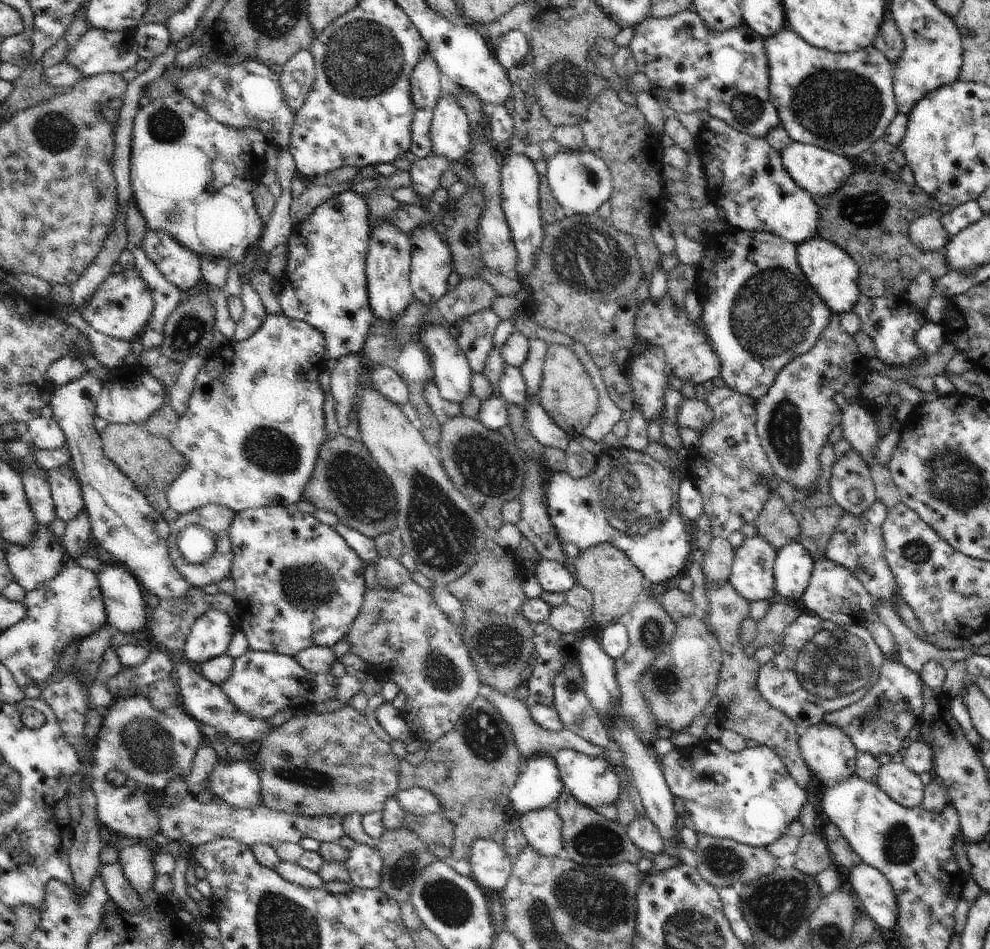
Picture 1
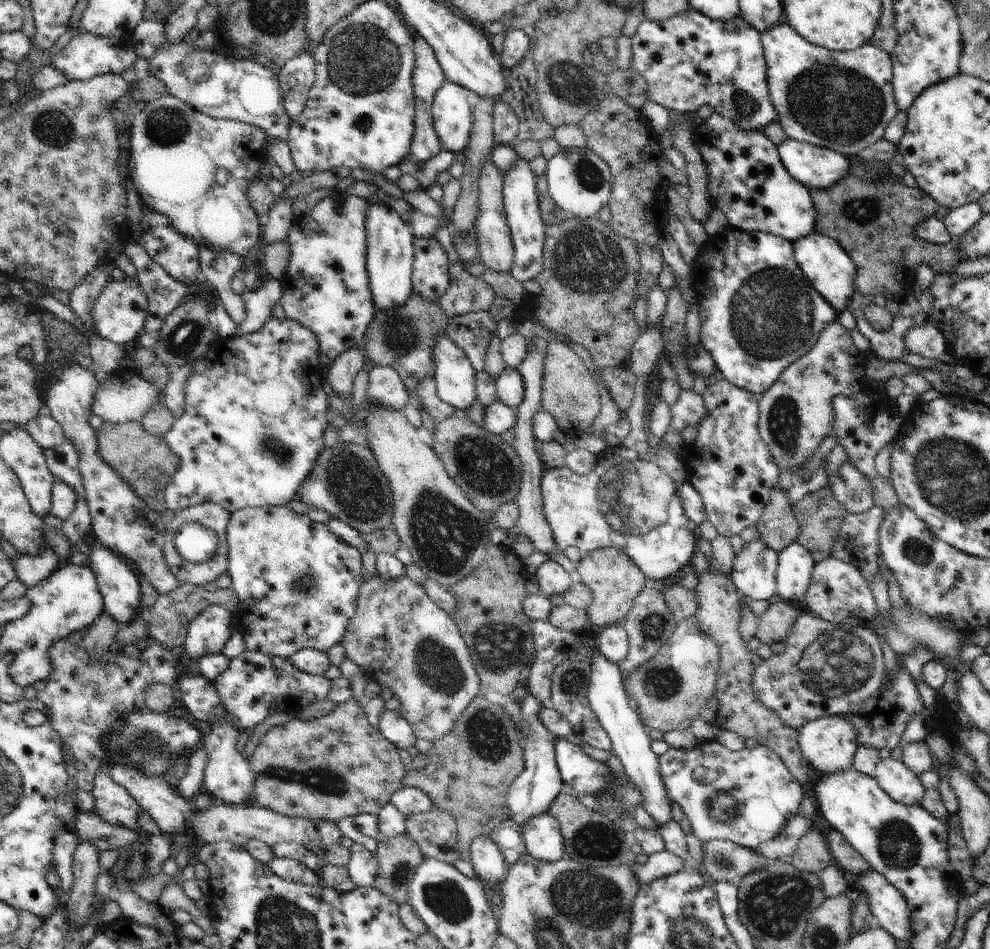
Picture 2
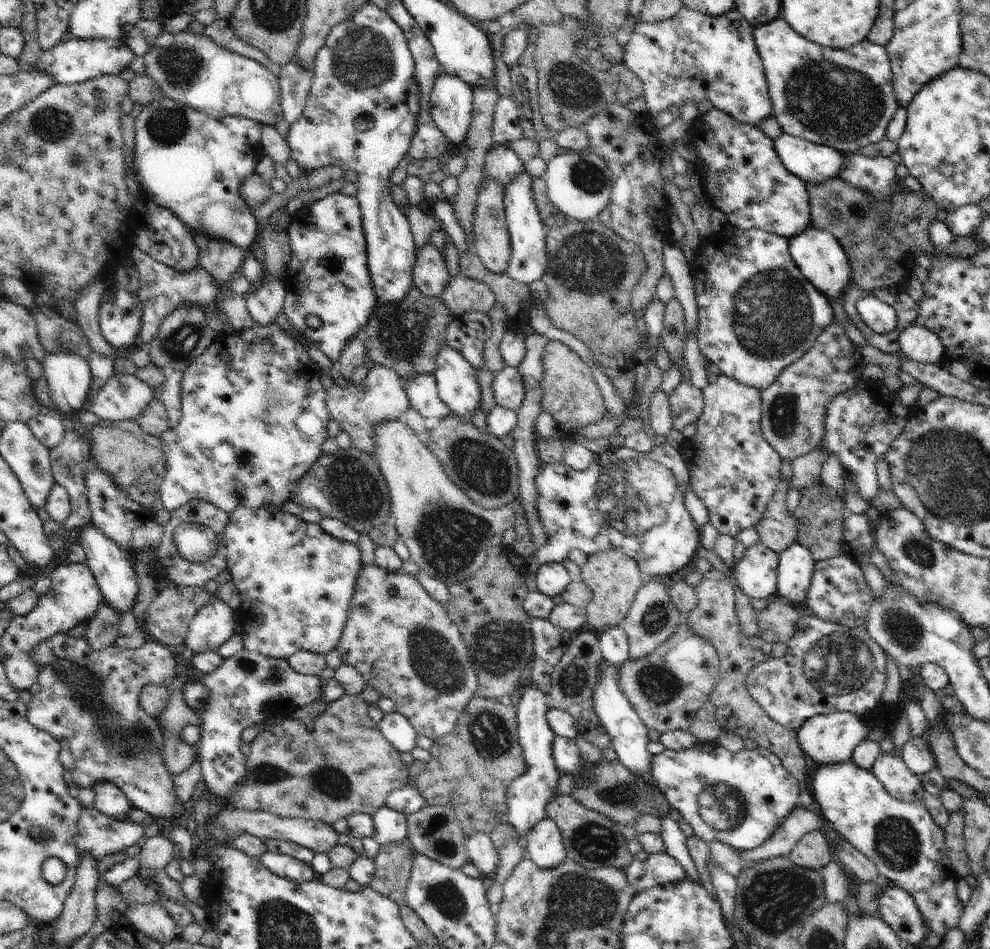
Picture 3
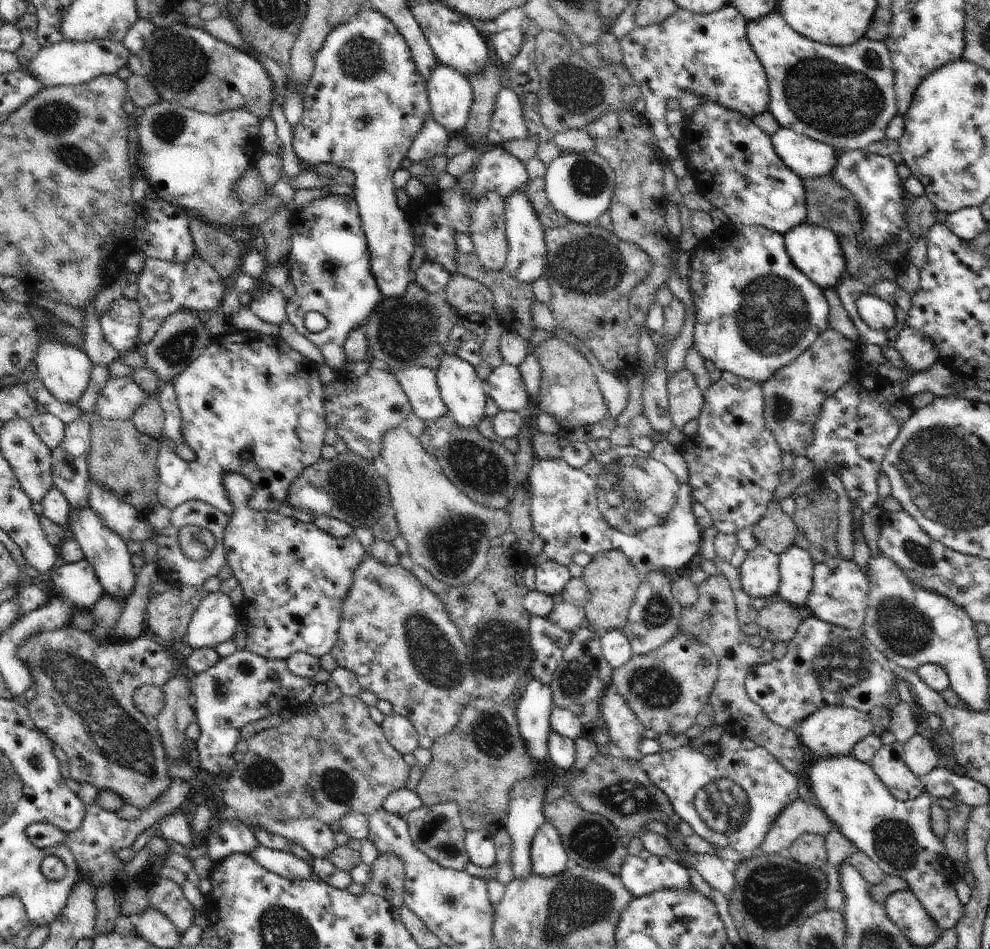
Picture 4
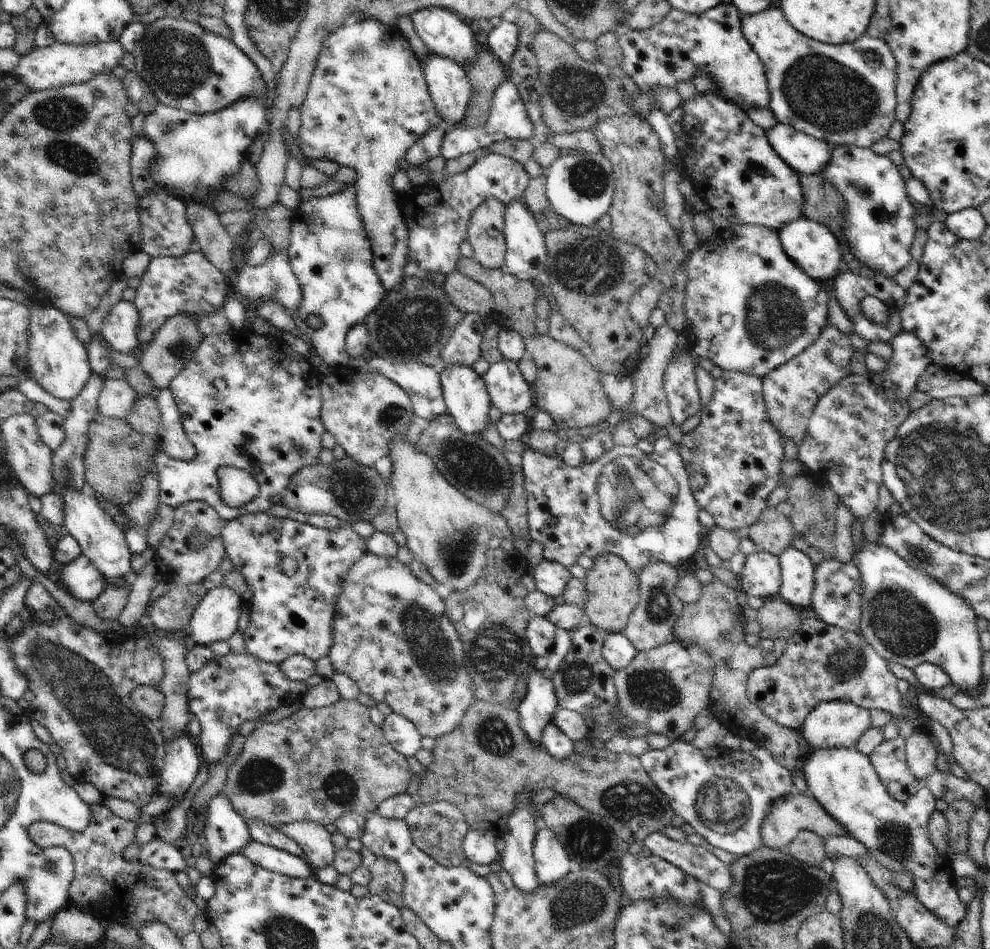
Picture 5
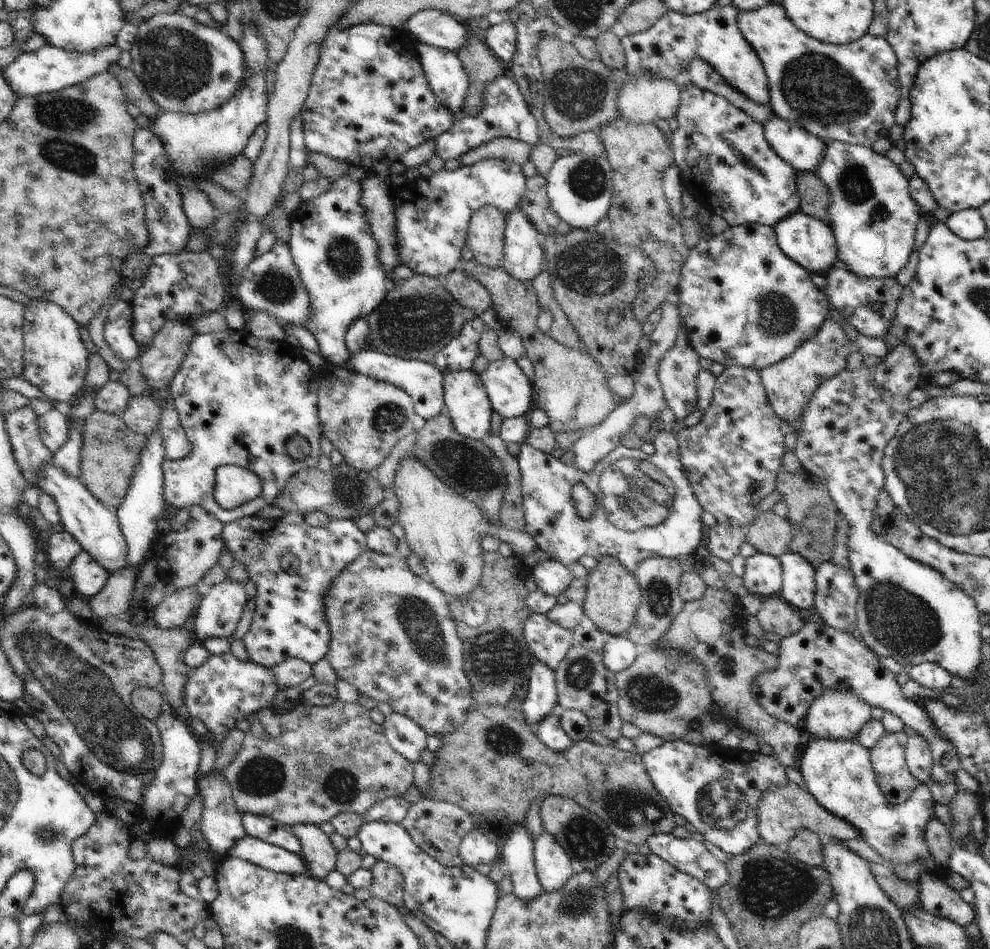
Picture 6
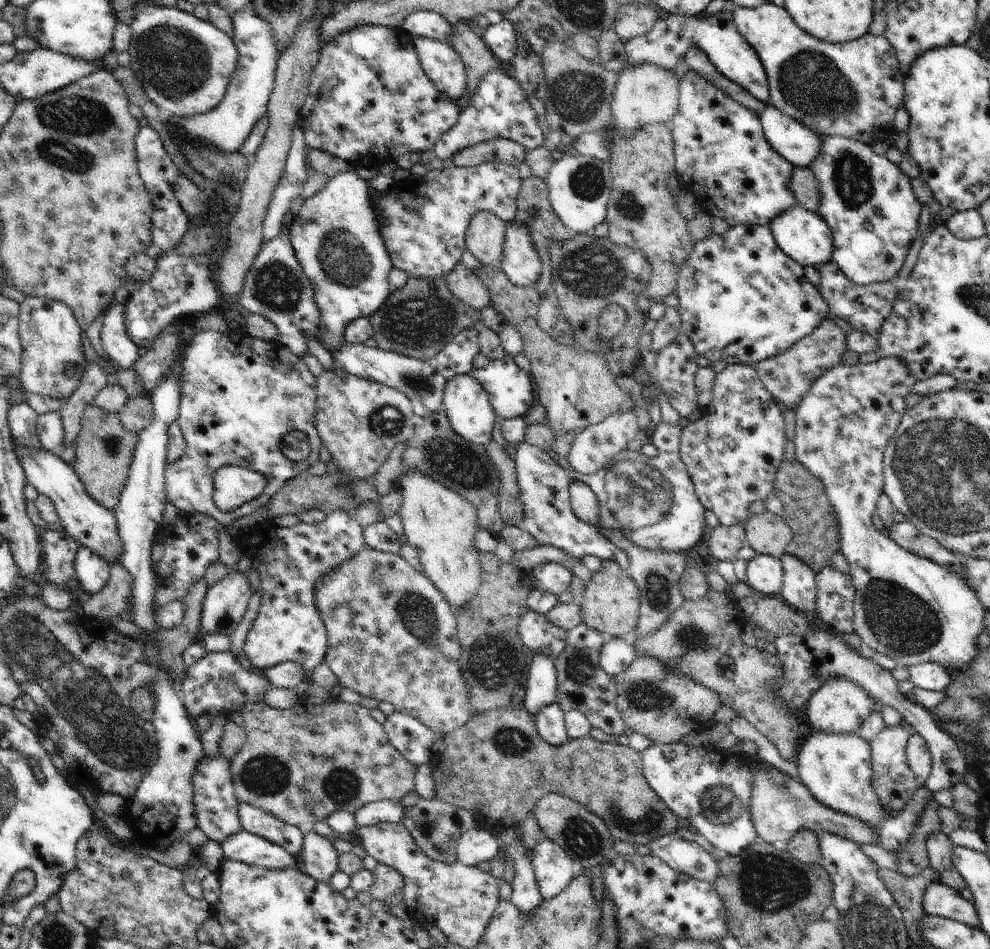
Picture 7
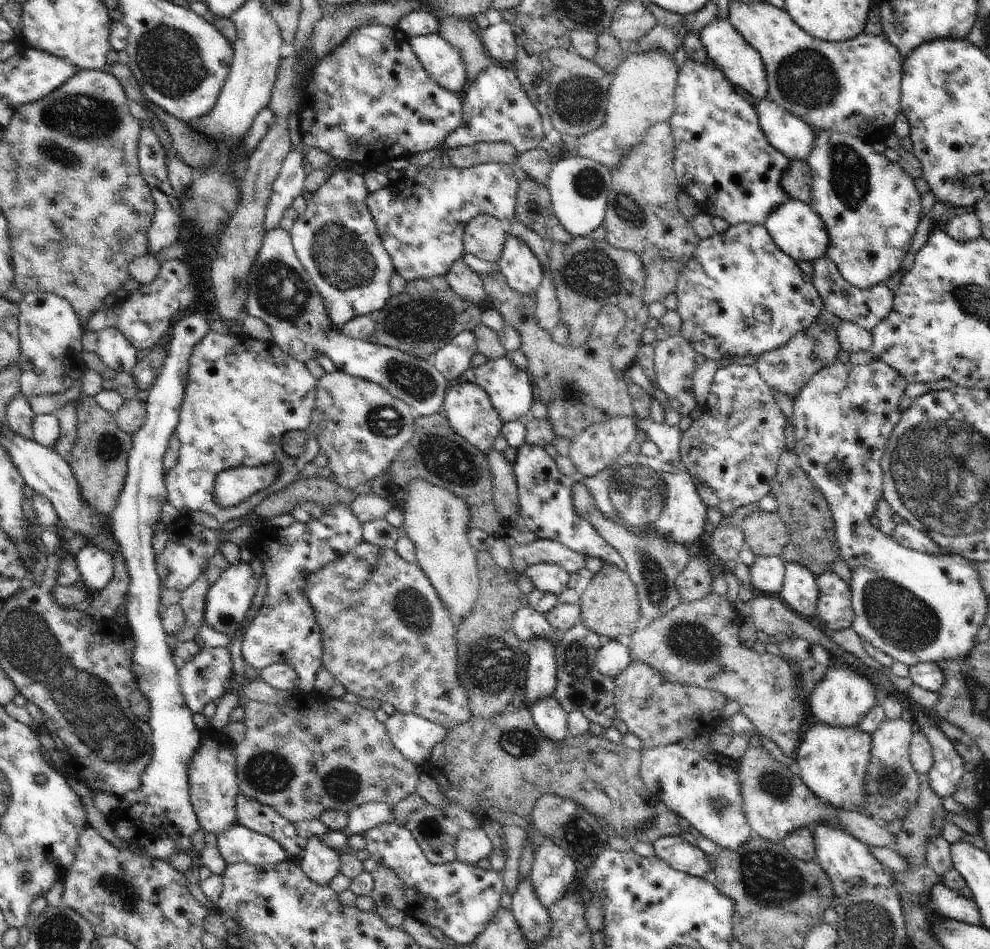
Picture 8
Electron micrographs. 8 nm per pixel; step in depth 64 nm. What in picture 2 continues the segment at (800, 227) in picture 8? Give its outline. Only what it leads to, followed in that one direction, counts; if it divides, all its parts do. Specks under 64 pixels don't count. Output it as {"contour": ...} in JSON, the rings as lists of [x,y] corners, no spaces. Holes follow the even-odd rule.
{"contour":[[[812,233],[792,244],[795,262],[810,285],[840,314],[847,311],[855,286],[856,270],[848,254],[832,238]]]}

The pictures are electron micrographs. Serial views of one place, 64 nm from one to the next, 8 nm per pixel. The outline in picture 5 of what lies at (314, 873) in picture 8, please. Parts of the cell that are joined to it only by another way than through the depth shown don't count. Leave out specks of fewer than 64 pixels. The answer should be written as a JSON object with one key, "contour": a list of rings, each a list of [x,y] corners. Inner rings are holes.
{"contour":[[[303,821],[280,825],[278,828],[303,849],[304,860],[314,873],[333,865],[337,849],[332,843],[332,834],[324,825]]]}

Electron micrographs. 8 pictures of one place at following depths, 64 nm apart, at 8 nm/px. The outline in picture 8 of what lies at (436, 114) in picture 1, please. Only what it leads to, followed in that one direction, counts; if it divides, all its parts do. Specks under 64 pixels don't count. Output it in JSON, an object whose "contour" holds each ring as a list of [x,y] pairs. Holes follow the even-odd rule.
{"contour":[[[439,34],[418,35],[409,39],[424,70],[442,88],[461,96],[468,86],[465,62],[460,53]]]}

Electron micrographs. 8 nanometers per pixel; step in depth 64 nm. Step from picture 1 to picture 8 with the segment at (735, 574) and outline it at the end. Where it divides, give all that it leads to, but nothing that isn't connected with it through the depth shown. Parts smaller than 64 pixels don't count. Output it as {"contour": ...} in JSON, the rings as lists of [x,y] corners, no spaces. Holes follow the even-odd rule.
{"contour":[[[758,556],[749,566],[751,588],[756,594],[778,596],[785,579],[785,562],[777,556]]]}

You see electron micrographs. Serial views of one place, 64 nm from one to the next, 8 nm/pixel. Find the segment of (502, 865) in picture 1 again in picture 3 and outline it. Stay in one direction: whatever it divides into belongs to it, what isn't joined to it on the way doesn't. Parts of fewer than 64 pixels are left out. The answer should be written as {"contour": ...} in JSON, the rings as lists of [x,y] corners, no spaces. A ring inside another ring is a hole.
{"contour":[[[479,831],[466,840],[465,847],[469,862],[478,868],[487,880],[493,879],[499,866],[499,857],[489,836]]]}

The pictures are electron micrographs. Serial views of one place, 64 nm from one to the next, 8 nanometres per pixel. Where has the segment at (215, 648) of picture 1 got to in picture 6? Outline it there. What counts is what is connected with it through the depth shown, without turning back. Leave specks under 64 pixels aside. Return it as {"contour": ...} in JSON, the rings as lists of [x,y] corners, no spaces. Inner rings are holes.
{"contour":[[[230,578],[205,589],[191,625],[196,642],[203,643],[210,638],[230,639],[247,601],[244,586]]]}

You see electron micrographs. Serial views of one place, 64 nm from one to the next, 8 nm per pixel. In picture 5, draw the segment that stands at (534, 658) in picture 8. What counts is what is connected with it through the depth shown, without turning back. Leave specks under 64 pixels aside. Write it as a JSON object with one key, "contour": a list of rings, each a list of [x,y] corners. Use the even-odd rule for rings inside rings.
{"contour":[[[539,671],[530,675],[528,692],[517,712],[520,716],[520,727],[532,743],[541,744],[545,727],[553,720],[558,709],[553,680]]]}

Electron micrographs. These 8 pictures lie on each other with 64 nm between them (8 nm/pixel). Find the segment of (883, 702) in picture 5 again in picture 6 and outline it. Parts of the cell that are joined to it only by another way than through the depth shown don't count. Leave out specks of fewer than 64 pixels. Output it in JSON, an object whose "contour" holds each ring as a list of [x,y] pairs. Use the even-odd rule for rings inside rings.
{"contour":[[[824,621],[805,622],[800,632],[780,640],[778,665],[772,672],[760,672],[752,682],[750,696],[768,714],[780,722],[804,729],[805,716],[812,702],[826,690],[852,692],[868,706],[880,707],[896,714],[903,724],[922,734],[932,748],[933,765],[929,782],[952,784],[956,782],[956,772],[962,769],[954,744],[946,742],[937,730],[933,720],[921,707],[918,700],[904,697],[896,674],[884,668],[878,656],[866,646],[856,633],[846,633],[828,626]]]}

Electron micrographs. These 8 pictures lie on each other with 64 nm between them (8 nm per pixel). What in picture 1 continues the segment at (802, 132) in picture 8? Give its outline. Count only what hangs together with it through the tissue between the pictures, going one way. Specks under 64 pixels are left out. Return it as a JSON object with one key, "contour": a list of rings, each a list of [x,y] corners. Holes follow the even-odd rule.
{"contour":[[[792,142],[780,152],[784,168],[800,188],[805,188],[813,198],[818,196],[832,196],[838,192],[846,182],[849,176],[854,174],[854,161],[848,157],[818,148],[814,145]]]}

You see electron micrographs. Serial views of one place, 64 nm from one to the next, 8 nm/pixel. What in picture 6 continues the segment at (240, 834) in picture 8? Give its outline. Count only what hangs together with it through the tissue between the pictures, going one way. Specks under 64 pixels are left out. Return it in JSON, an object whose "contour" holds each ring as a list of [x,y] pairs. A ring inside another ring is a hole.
{"contour":[[[248,834],[230,848],[229,856],[238,856],[277,873],[306,875],[306,864],[301,855],[292,854],[284,848],[262,842]]]}

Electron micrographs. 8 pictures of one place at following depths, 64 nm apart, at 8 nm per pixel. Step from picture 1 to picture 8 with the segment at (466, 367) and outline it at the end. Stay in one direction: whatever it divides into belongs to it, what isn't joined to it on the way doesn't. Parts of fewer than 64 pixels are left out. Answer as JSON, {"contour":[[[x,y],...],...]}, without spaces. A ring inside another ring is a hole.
{"contour":[[[456,382],[454,386],[449,386],[443,404],[442,411],[447,416],[452,430],[463,436],[474,448],[487,454],[493,448],[494,440],[501,433],[501,426],[504,423],[494,410],[488,394],[478,384]]]}

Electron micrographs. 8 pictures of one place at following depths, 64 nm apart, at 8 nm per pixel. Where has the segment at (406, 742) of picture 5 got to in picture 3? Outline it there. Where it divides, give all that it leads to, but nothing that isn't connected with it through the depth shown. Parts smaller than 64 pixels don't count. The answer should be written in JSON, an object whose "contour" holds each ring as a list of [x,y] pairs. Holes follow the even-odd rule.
{"contour":[[[392,712],[385,714],[383,719],[377,723],[382,735],[398,752],[411,752],[416,745],[418,734],[410,725],[410,722],[400,713]]]}

